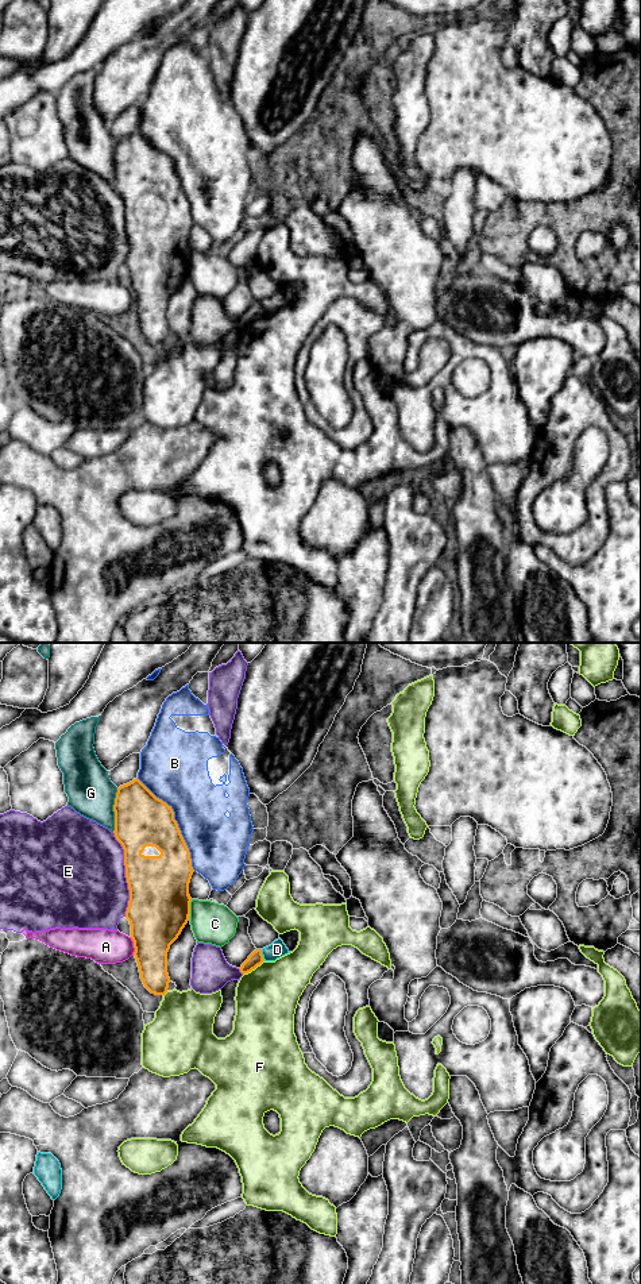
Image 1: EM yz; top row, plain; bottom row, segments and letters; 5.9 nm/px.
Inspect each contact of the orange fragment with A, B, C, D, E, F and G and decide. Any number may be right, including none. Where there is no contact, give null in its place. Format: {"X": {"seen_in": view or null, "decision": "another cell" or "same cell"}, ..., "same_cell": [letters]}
{"A": {"seen_in": "yz", "decision": "another cell"}, "B": {"seen_in": "yz", "decision": "another cell"}, "C": {"seen_in": "yz", "decision": "another cell"}, "D": {"seen_in": "yz", "decision": "another cell"}, "E": {"seen_in": "yz", "decision": "another cell"}, "F": {"seen_in": "yz", "decision": "another cell"}, "G": {"seen_in": "yz", "decision": "another cell"}, "same_cell": []}

